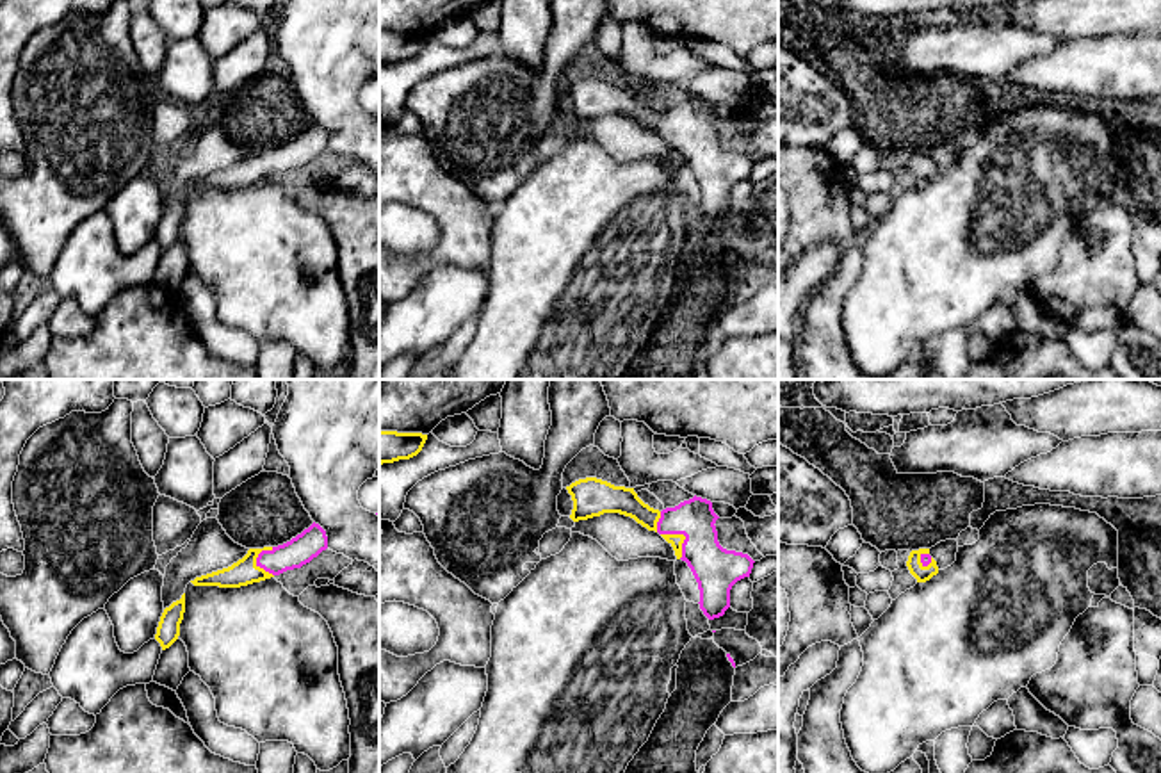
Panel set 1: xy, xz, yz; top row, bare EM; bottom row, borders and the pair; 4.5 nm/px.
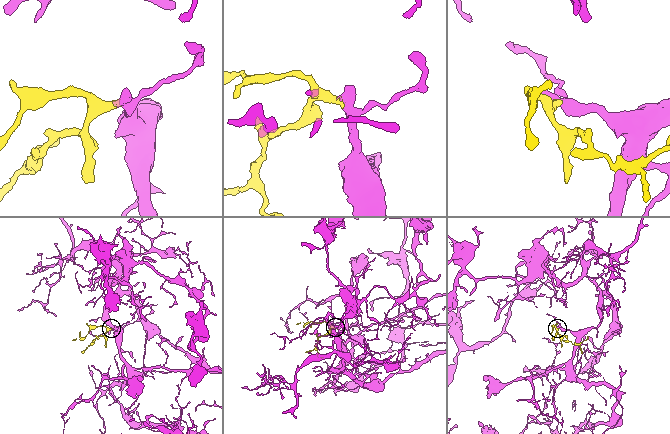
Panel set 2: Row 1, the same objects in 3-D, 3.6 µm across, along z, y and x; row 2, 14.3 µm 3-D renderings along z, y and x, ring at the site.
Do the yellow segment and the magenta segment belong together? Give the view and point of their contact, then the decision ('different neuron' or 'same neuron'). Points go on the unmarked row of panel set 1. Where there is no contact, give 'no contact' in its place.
contact xz (684, 138); same neuron

